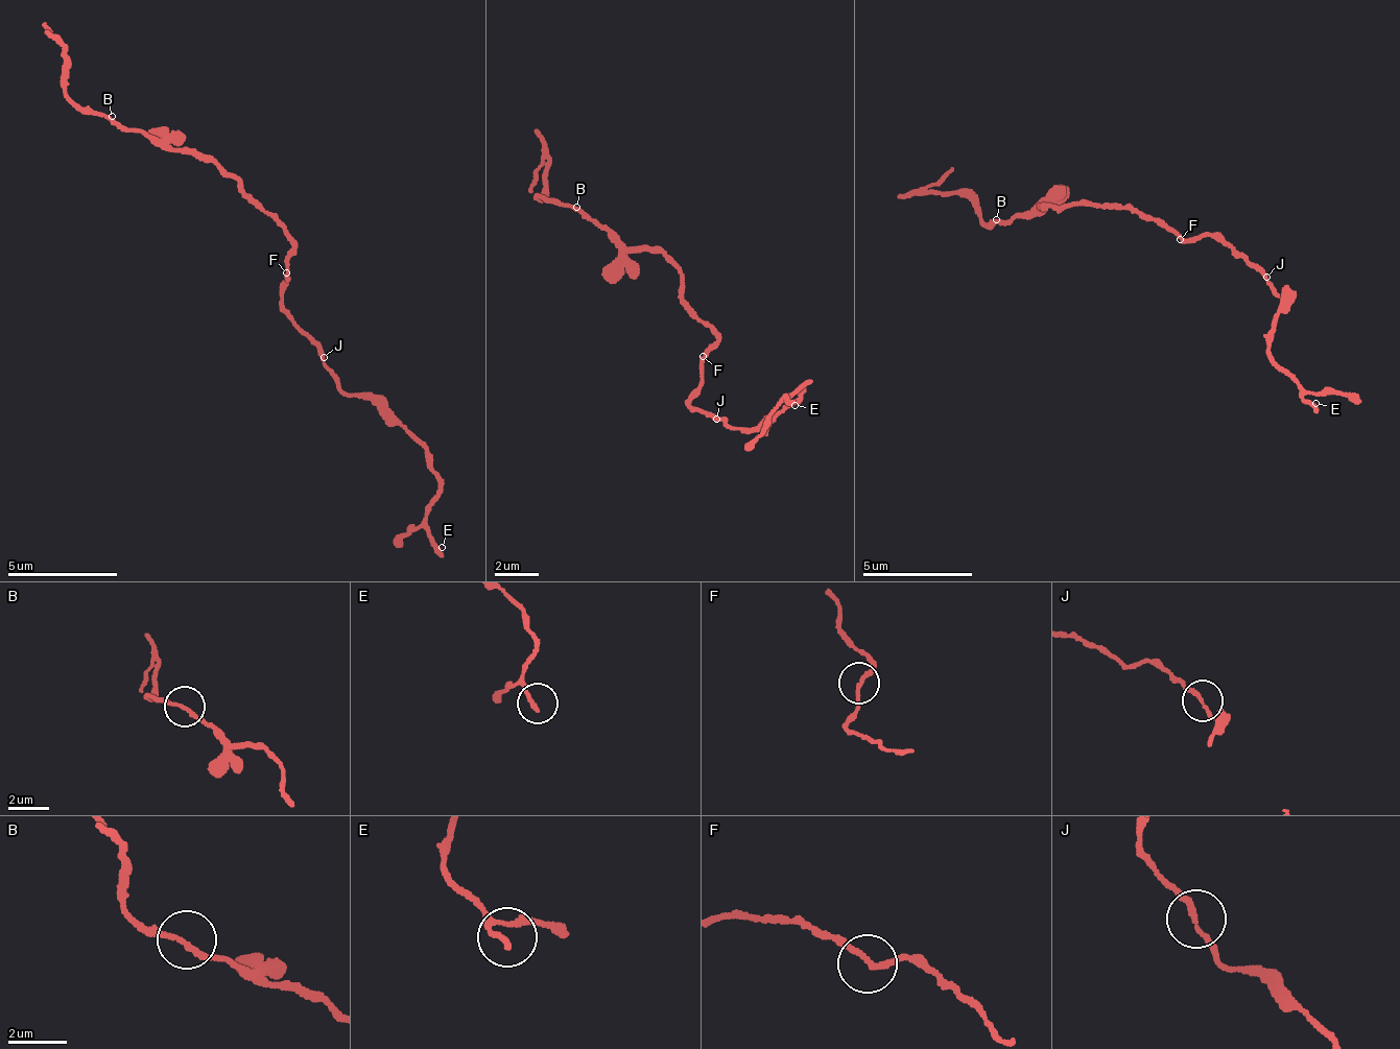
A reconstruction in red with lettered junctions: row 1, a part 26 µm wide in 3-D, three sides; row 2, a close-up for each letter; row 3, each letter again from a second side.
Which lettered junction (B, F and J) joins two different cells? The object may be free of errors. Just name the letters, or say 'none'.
none

